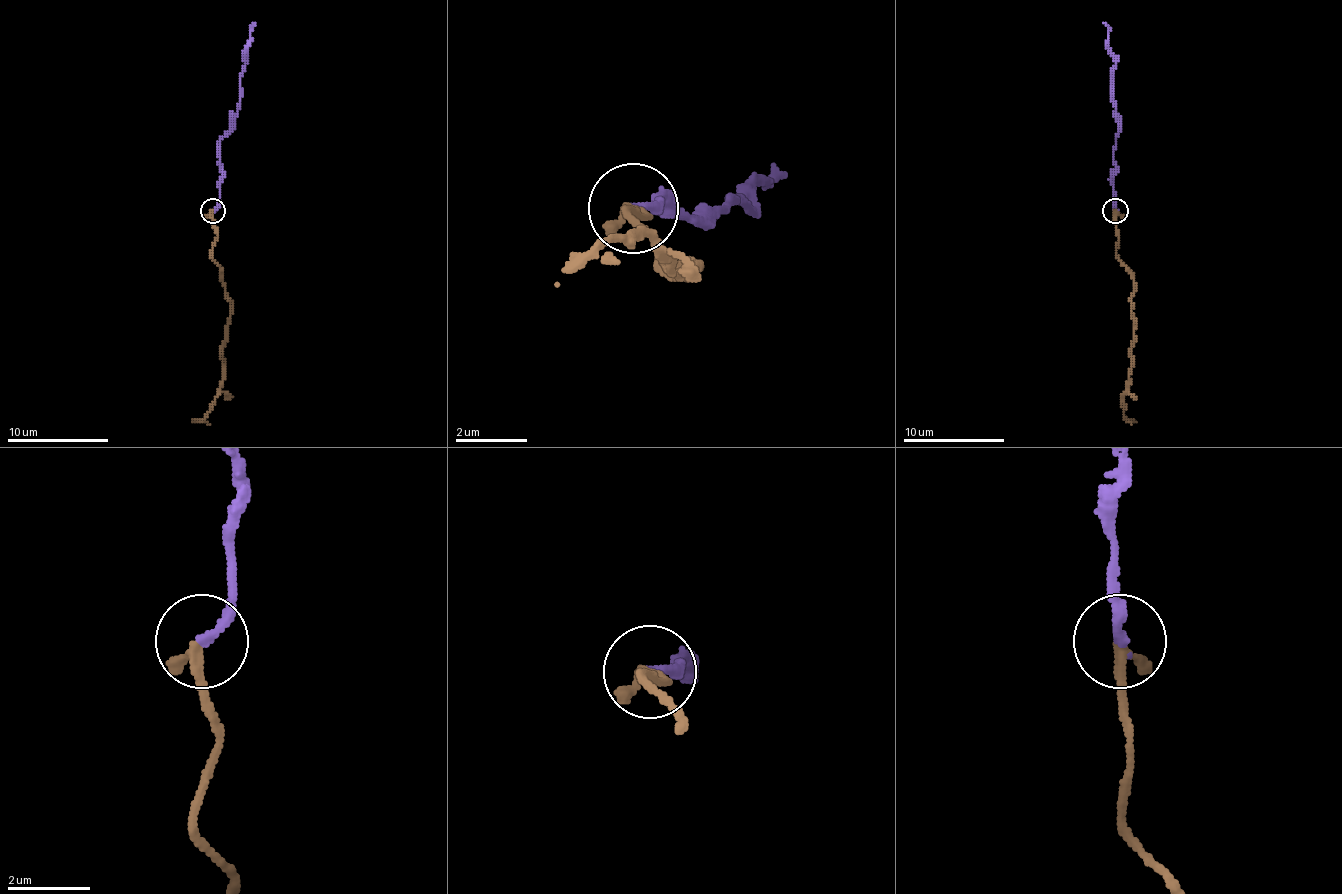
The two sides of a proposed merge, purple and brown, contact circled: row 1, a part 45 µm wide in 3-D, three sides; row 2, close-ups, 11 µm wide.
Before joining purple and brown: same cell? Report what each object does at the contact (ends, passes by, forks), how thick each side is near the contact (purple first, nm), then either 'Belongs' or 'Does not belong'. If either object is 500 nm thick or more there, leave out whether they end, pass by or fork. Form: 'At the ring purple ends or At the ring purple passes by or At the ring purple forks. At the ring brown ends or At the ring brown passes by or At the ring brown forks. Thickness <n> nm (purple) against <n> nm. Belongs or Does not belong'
At the ring purple ends. At the ring brown ends. Thickness 260 nm (purple) against 320 nm. Belongs

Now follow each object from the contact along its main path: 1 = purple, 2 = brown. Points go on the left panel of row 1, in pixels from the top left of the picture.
1: (212, 210), (220, 200), (220, 139), (230, 129), (230, 119), (237, 111), (253, 23)
2: (212, 210), (217, 235), (212, 258), (230, 318), (222, 386), (207, 414), (192, 422)

